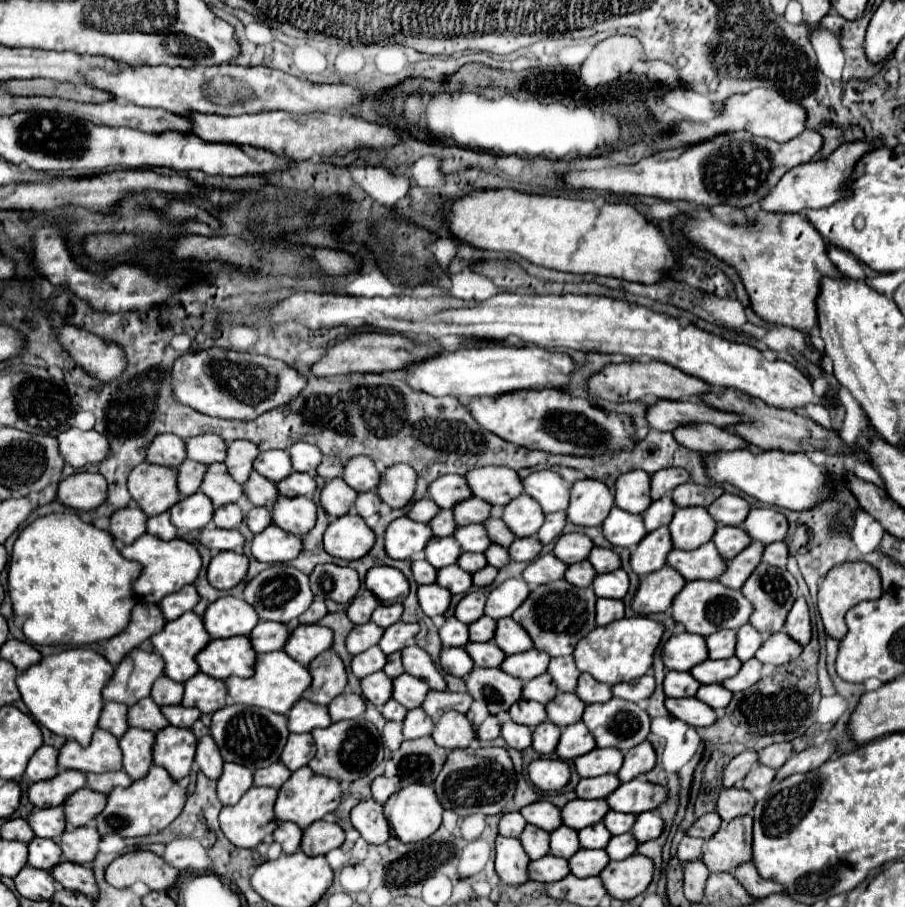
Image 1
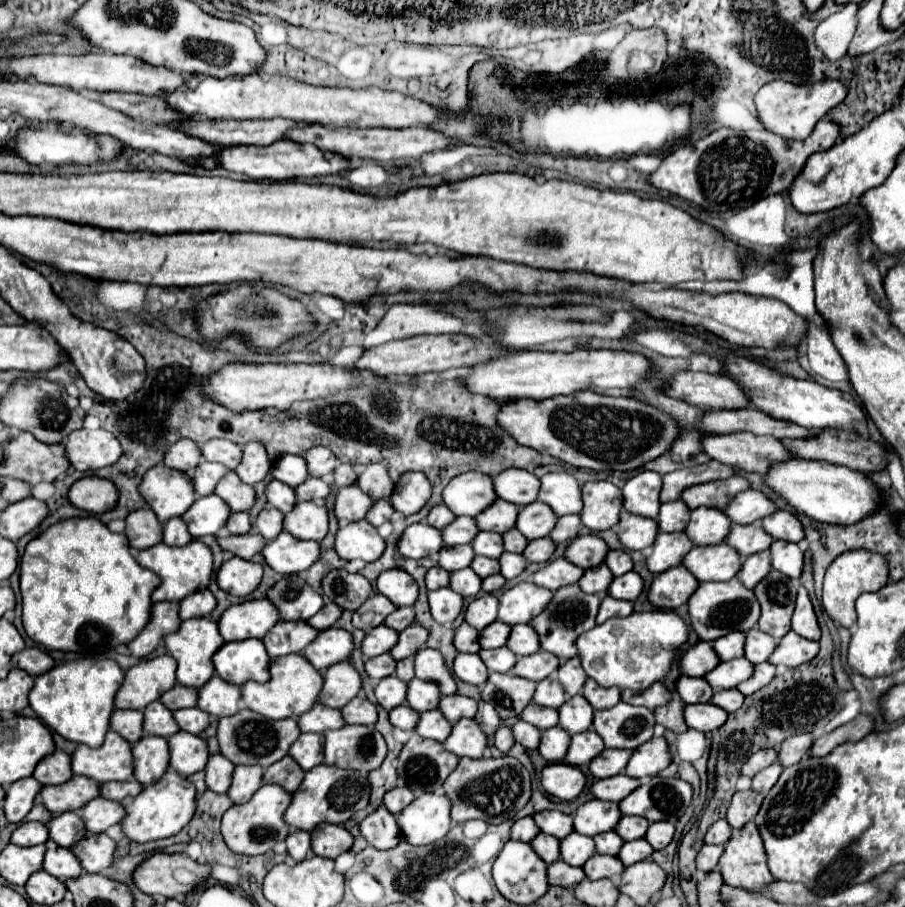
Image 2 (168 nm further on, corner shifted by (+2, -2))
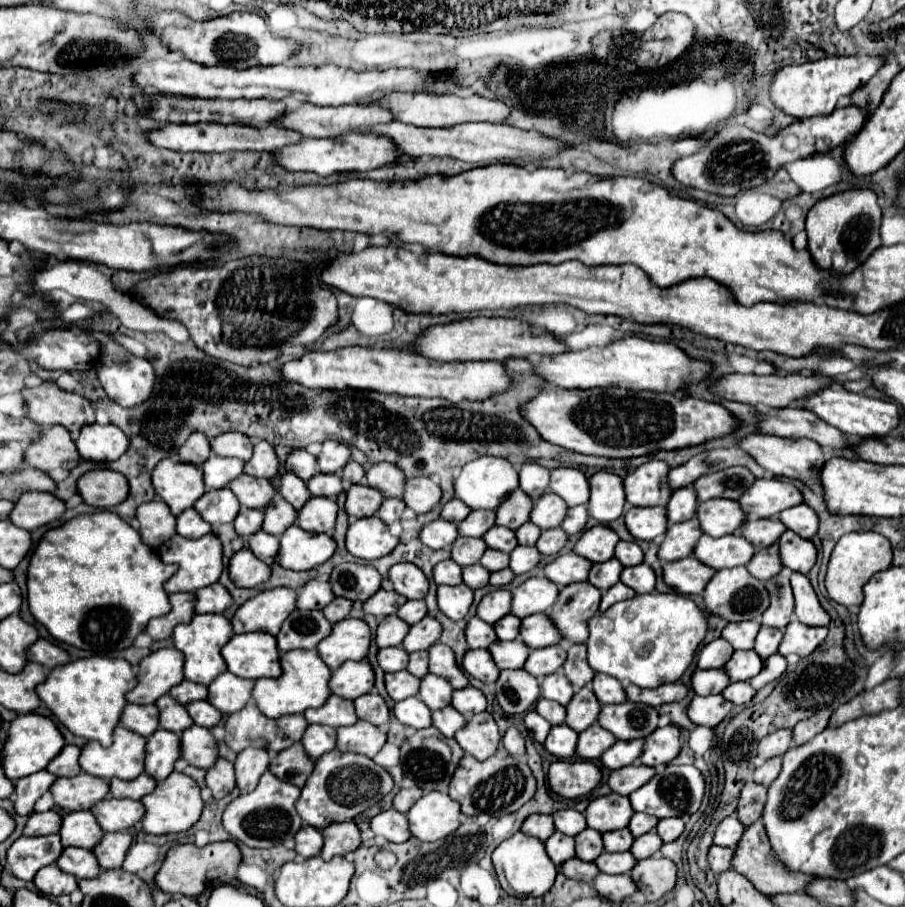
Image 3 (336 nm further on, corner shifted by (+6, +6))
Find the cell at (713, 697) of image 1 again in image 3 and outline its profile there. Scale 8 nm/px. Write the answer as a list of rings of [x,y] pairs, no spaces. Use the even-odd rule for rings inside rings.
[[[731,682],[721,694],[733,704],[749,704],[755,690],[749,686],[749,682]]]

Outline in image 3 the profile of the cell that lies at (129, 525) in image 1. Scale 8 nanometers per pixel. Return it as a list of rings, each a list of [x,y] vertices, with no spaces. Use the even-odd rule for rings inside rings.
[[[163,500],[141,504],[135,518],[139,520],[141,540],[151,548],[159,548],[175,534],[175,516],[169,512],[169,506]]]

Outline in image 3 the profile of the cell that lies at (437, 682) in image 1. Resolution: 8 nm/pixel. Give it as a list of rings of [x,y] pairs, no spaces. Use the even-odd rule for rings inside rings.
[[[435,642],[429,650],[429,672],[445,678],[451,682],[453,688],[465,688],[467,686],[467,676],[465,672],[457,666],[453,650],[441,642]]]

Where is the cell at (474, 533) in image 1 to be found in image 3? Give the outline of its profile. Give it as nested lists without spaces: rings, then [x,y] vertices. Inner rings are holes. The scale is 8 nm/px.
[[[491,526],[485,536],[483,536],[485,544],[493,550],[501,550],[501,552],[511,552],[517,546],[517,538],[515,532],[505,528],[505,526]]]

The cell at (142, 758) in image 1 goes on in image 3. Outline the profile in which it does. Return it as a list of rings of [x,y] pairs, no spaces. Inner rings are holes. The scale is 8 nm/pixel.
[[[155,730],[149,738],[147,738],[147,746],[145,746],[145,772],[161,782],[163,778],[167,778],[173,772],[173,764],[175,760],[181,756],[179,754],[179,742],[181,736],[169,730]]]

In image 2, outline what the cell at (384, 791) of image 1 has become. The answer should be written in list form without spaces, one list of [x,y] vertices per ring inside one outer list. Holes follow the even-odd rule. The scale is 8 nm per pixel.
[[[405,786],[405,788],[393,788],[385,794],[383,804],[391,814],[399,814],[403,806],[409,806],[409,802],[415,800],[415,794]]]

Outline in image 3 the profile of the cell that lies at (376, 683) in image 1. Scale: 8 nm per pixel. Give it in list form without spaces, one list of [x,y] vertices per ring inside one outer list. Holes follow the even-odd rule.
[[[407,670],[385,674],[385,688],[387,688],[387,694],[391,696],[391,700],[399,702],[399,700],[405,700],[405,698],[417,694],[419,678],[411,676]]]

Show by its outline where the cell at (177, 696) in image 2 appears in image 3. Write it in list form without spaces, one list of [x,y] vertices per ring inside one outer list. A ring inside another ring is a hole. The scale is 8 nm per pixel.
[[[183,680],[181,684],[177,684],[169,690],[169,696],[181,704],[189,704],[193,700],[205,700],[207,698],[207,686]]]

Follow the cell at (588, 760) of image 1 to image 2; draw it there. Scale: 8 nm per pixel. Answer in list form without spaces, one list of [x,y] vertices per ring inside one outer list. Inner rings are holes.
[[[603,750],[601,756],[597,756],[591,764],[589,770],[595,778],[611,778],[617,776],[625,770],[633,750]]]

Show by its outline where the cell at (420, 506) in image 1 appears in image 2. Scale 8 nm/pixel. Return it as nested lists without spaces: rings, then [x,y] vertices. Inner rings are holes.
[[[441,504],[441,506],[435,506],[431,512],[429,512],[429,516],[427,516],[427,524],[431,524],[431,526],[435,526],[435,528],[445,528],[447,524],[451,524],[453,520],[455,520],[457,516],[445,506],[445,504]]]

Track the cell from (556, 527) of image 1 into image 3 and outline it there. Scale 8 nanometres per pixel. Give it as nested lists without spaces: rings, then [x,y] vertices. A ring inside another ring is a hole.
[[[575,506],[575,508],[569,508],[565,518],[563,518],[563,524],[561,528],[565,530],[565,534],[579,534],[585,530],[585,524],[589,520],[589,514],[587,514],[587,508],[585,506]]]

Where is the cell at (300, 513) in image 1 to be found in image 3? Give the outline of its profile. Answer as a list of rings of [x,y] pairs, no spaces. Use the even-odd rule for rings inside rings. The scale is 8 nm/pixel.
[[[313,496],[307,504],[297,512],[297,526],[307,532],[325,532],[331,534],[335,528],[337,504],[331,498]]]

